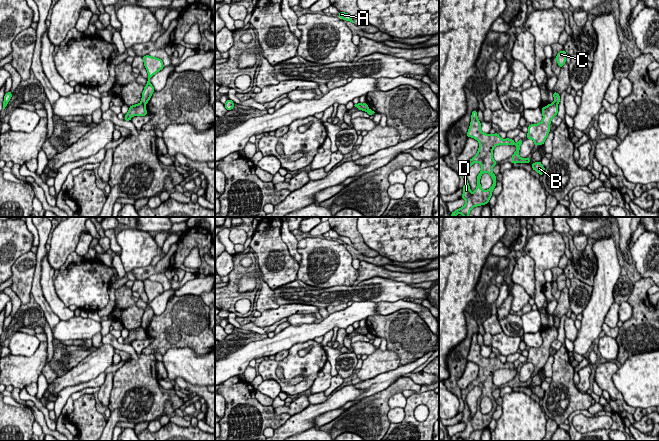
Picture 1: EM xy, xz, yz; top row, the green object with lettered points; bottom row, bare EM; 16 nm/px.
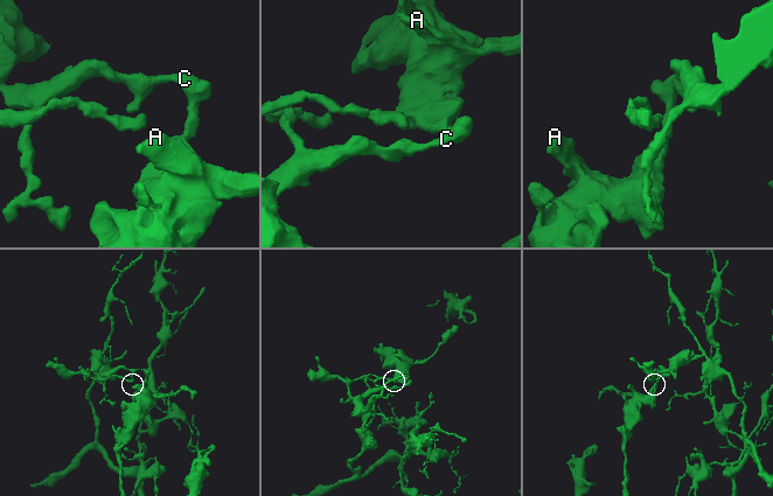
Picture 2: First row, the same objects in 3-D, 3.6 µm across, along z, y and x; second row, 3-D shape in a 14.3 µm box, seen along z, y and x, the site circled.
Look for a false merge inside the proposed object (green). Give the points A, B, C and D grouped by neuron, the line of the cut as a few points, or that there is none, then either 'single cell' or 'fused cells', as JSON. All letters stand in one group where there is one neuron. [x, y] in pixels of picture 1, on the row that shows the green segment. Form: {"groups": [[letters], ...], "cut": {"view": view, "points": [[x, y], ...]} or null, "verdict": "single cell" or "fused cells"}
{"groups": [["A", "B", "D"], ["C"]], "cut": {"view": "xy", "points": [[141, 102], [144, 105]]}, "verdict": "fused cells"}

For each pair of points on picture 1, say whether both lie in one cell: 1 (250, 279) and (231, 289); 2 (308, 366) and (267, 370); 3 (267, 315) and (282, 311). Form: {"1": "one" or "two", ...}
{"1": "two", "2": "one", "3": "one"}

